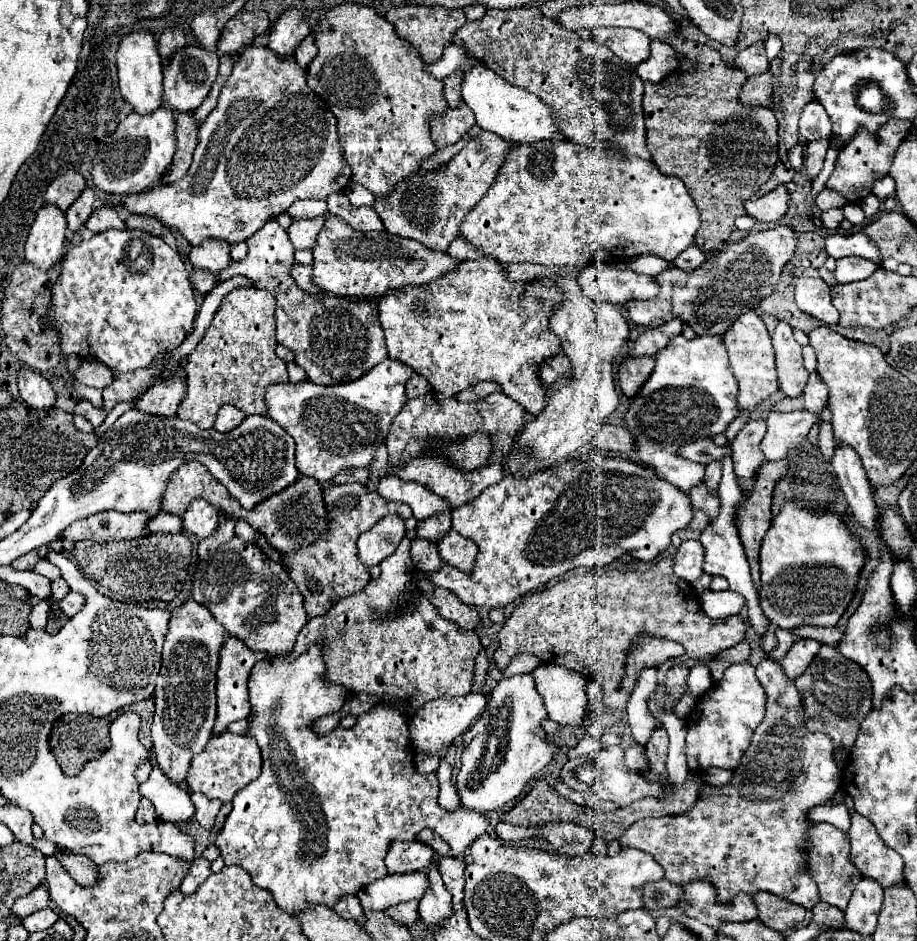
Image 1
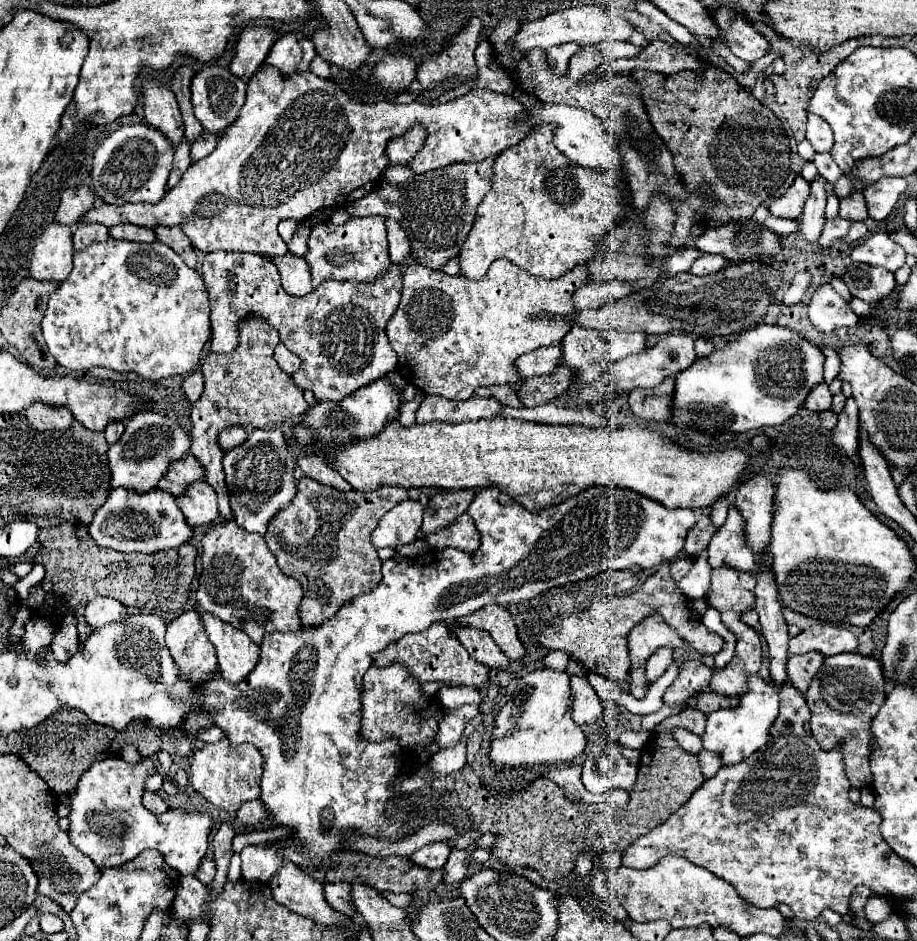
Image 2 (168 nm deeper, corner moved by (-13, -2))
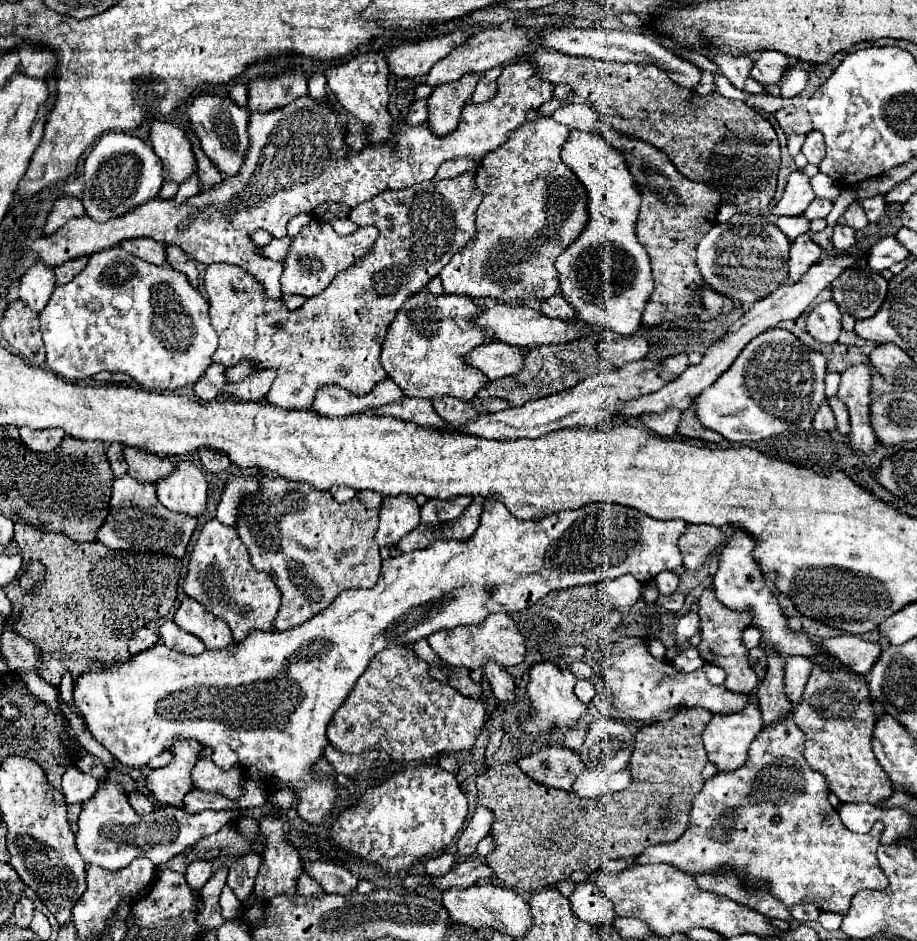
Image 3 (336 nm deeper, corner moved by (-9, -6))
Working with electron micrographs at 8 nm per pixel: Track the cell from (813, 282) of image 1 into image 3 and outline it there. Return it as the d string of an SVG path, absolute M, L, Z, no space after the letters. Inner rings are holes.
M828 299L828 301L816 305L814 309L810 309L810 313L806 317L806 329L820 343L836 343L838 335L842 331L838 305L832 299Z

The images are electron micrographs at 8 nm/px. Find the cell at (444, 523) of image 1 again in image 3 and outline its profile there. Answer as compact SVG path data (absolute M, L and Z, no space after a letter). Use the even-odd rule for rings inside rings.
M458 495L452 499L428 499L426 505L420 509L422 517L420 521L424 525L436 525L436 523L446 523L452 521L456 517L462 515L462 511L466 511L466 507L472 503L472 497L468 495Z

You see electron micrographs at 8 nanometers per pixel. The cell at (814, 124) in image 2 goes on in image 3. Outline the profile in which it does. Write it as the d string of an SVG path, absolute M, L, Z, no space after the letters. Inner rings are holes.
M810 131L806 135L804 145L802 145L802 153L806 155L808 163L818 165L822 161L822 155L824 155L824 135L820 131Z

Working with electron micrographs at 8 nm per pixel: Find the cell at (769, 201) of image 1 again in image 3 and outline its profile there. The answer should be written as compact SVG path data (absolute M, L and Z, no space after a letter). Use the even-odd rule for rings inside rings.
M794 171L788 177L788 185L782 199L774 205L772 215L788 215L788 217L802 215L812 199L814 199L814 193L810 189L808 177L802 171Z

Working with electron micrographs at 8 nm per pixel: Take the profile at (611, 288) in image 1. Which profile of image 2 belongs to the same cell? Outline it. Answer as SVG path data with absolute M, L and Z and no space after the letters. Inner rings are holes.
M610 281L610 283L594 283L594 285L582 285L574 291L572 301L574 307L578 311L582 309L598 309L604 307L606 303L614 303L620 297L628 295L630 287L626 287L626 283L618 283L618 281Z

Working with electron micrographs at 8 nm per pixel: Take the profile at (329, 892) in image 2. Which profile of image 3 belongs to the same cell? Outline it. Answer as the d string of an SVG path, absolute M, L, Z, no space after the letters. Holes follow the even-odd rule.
M302 875L298 879L298 895L318 897L318 895L324 895L324 891L322 891L322 885L316 879L312 879L310 875Z

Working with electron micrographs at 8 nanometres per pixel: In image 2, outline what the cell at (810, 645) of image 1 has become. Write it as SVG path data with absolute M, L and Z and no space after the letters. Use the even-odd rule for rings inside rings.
M816 651L804 653L804 655L792 655L788 659L788 681L800 691L806 693L812 677L820 671L824 657Z

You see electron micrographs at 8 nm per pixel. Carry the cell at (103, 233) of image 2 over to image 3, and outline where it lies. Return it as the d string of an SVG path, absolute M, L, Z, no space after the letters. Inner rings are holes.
M82 255L82 259L68 259L66 263L62 263L60 267L56 267L56 285L62 285L62 283L68 283L70 279L74 279L88 263L90 257Z

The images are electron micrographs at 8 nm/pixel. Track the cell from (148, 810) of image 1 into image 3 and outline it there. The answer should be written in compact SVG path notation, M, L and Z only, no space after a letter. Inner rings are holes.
M130 793L128 795L128 801L136 809L138 815L148 815L148 813L154 811L154 805L150 803L150 799L144 793Z

